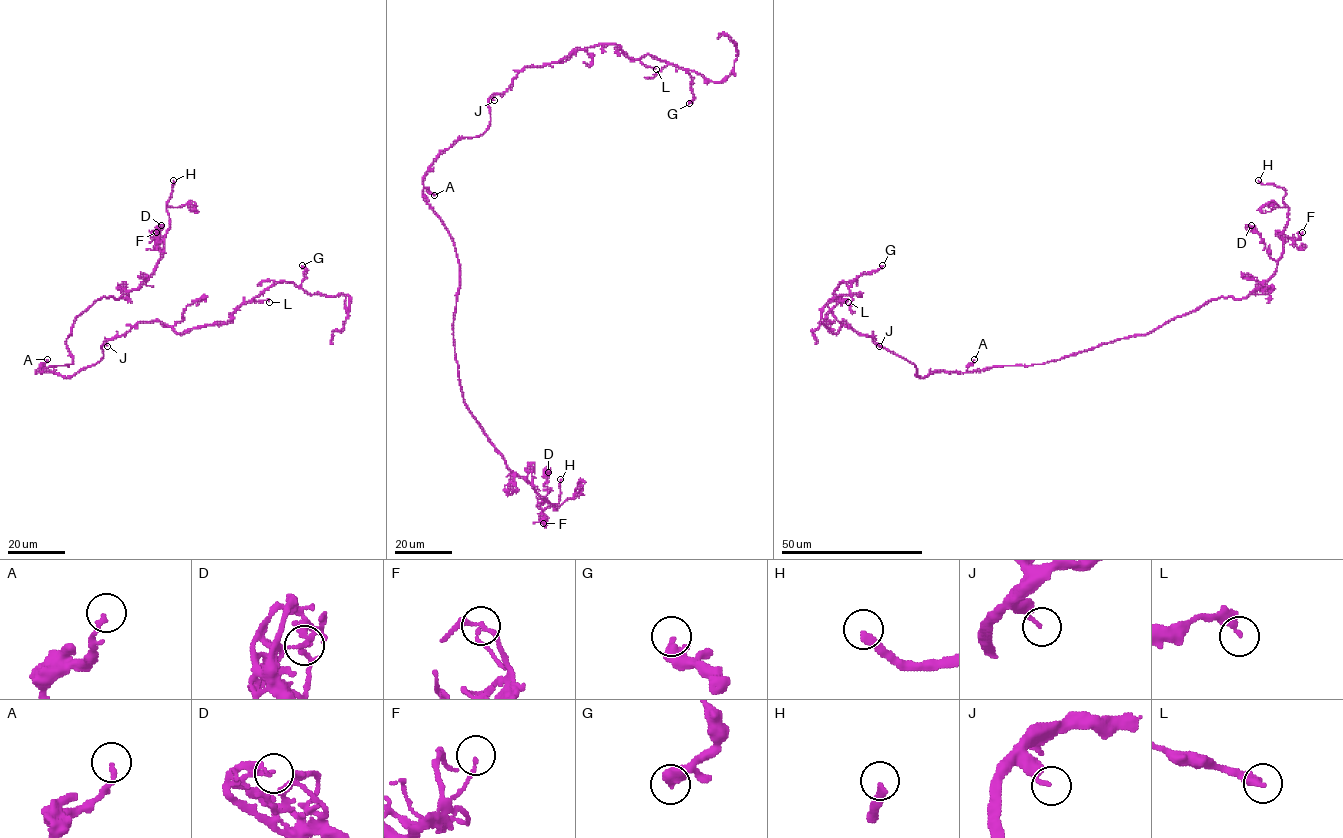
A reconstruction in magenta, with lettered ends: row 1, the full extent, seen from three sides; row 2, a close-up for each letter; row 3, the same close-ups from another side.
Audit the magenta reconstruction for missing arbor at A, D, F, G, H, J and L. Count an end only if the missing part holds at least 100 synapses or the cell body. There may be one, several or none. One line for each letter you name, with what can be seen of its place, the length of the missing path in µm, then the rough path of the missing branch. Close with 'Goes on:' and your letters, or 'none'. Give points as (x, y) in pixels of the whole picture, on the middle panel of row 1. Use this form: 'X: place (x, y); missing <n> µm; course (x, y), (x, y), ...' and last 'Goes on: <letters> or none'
H: place (560, 479); missing 25 µm; course (560, 479), (562, 464), (557, 457), (523, 461)
Goes on: H

